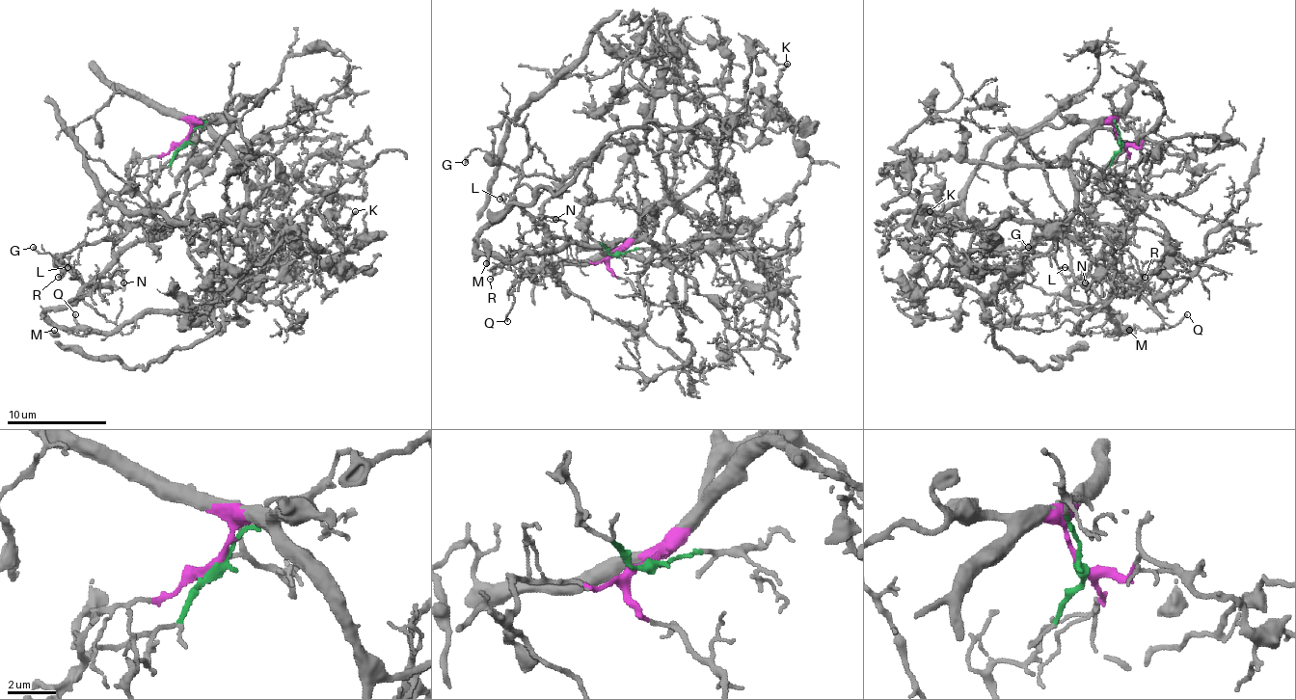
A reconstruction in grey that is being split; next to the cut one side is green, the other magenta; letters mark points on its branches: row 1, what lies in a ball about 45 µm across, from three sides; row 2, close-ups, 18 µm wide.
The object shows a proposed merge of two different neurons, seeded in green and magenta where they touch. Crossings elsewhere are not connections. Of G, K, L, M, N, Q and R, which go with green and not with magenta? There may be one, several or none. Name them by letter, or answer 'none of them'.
L, M, N, Q

